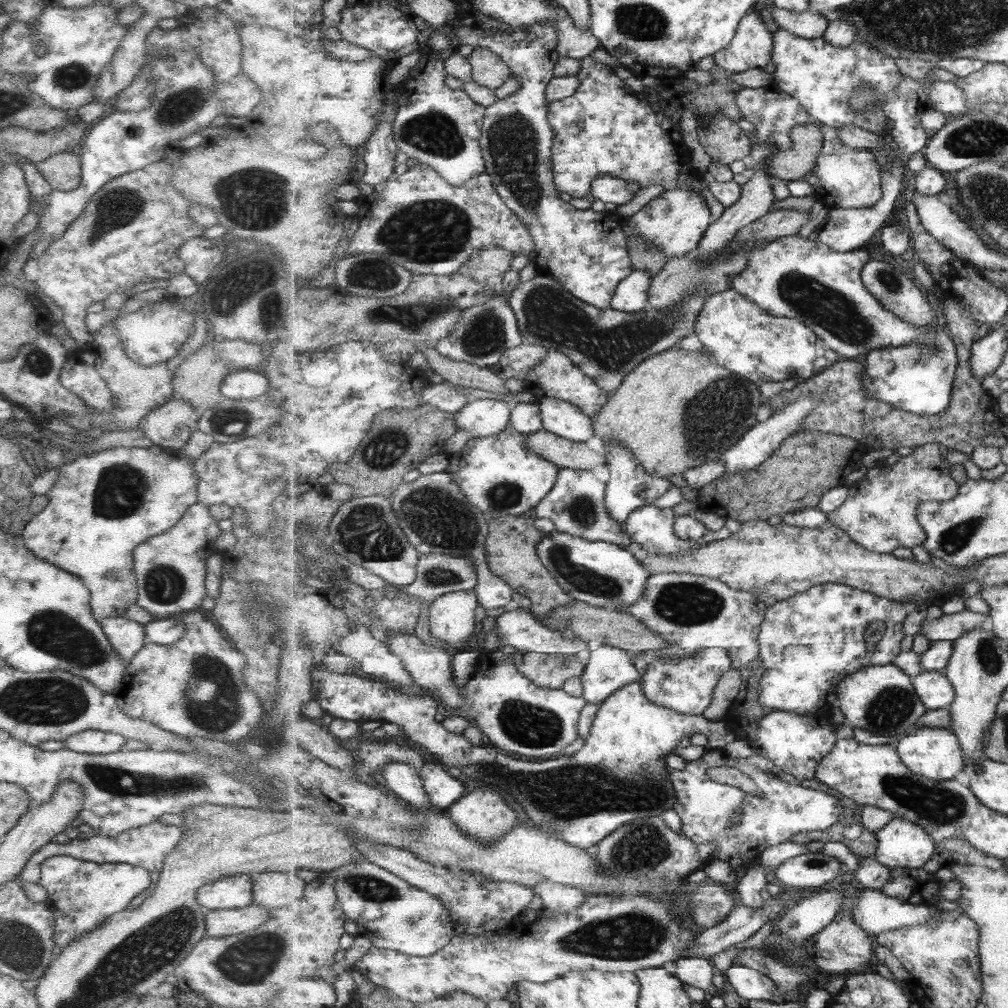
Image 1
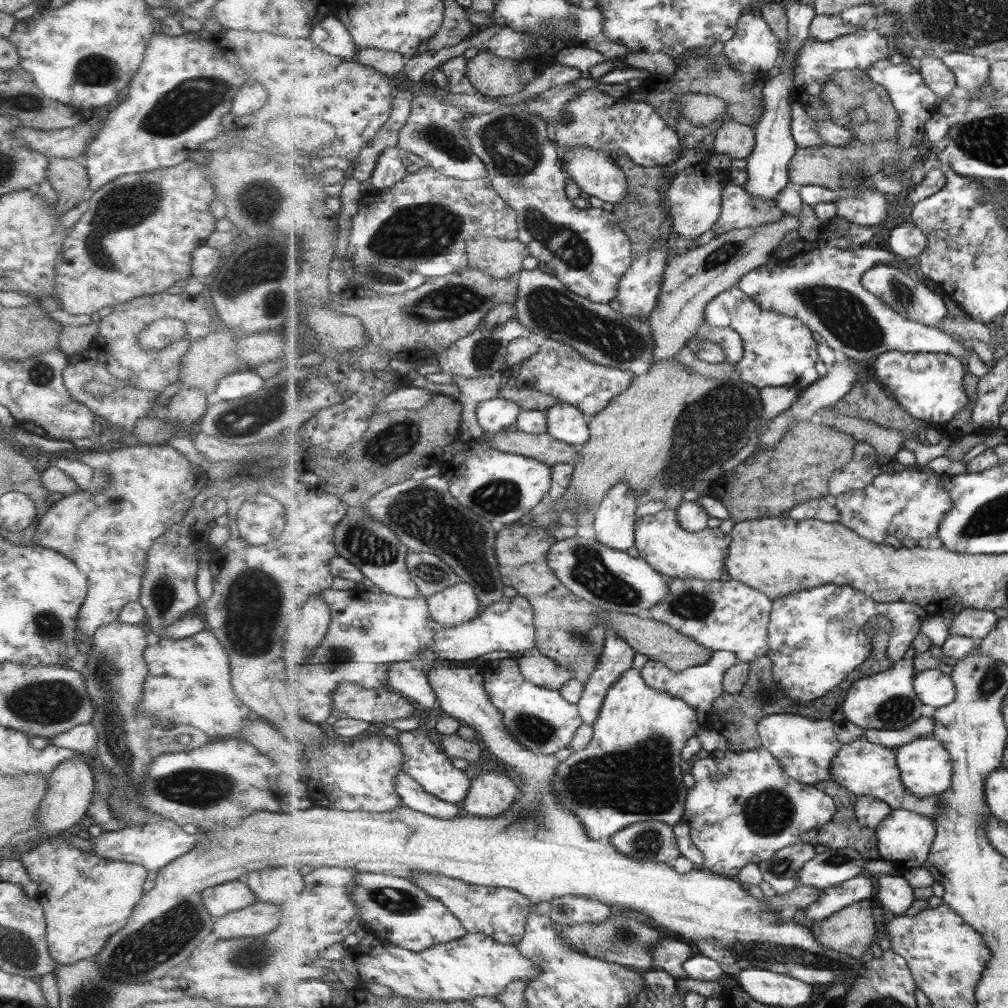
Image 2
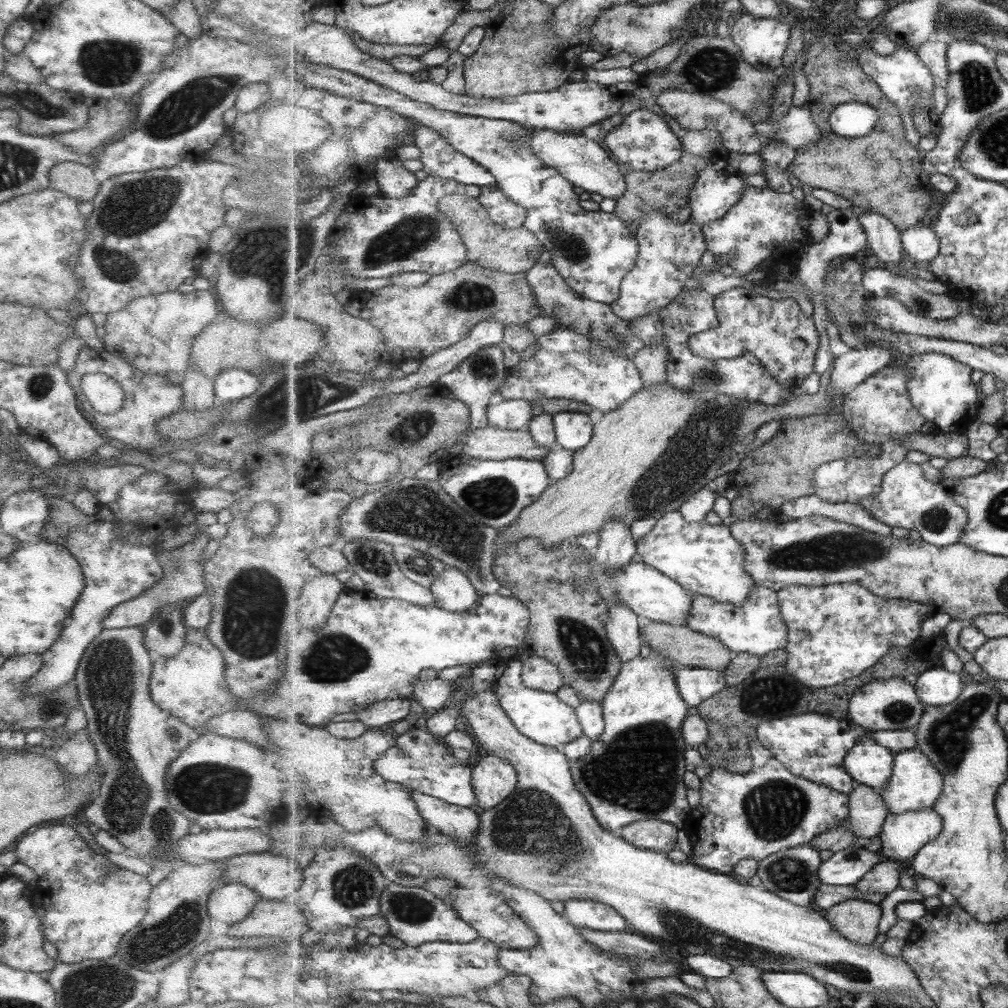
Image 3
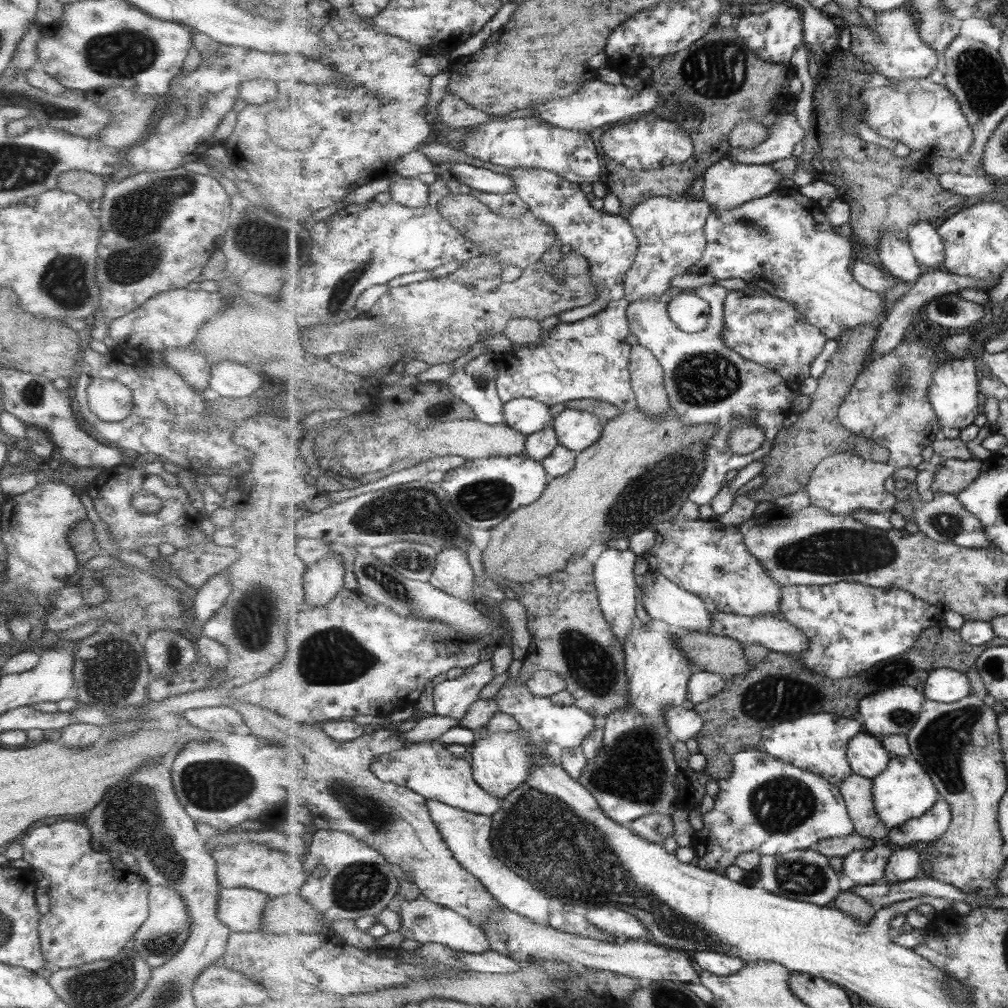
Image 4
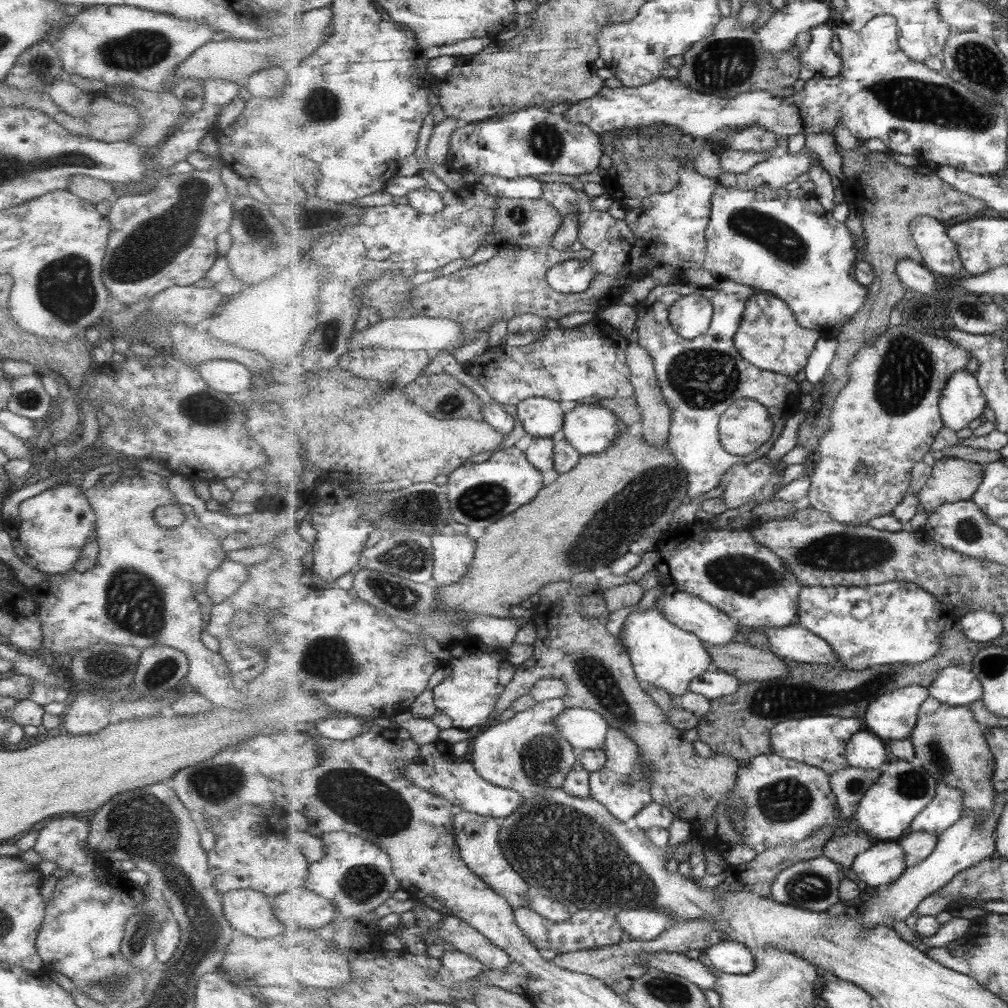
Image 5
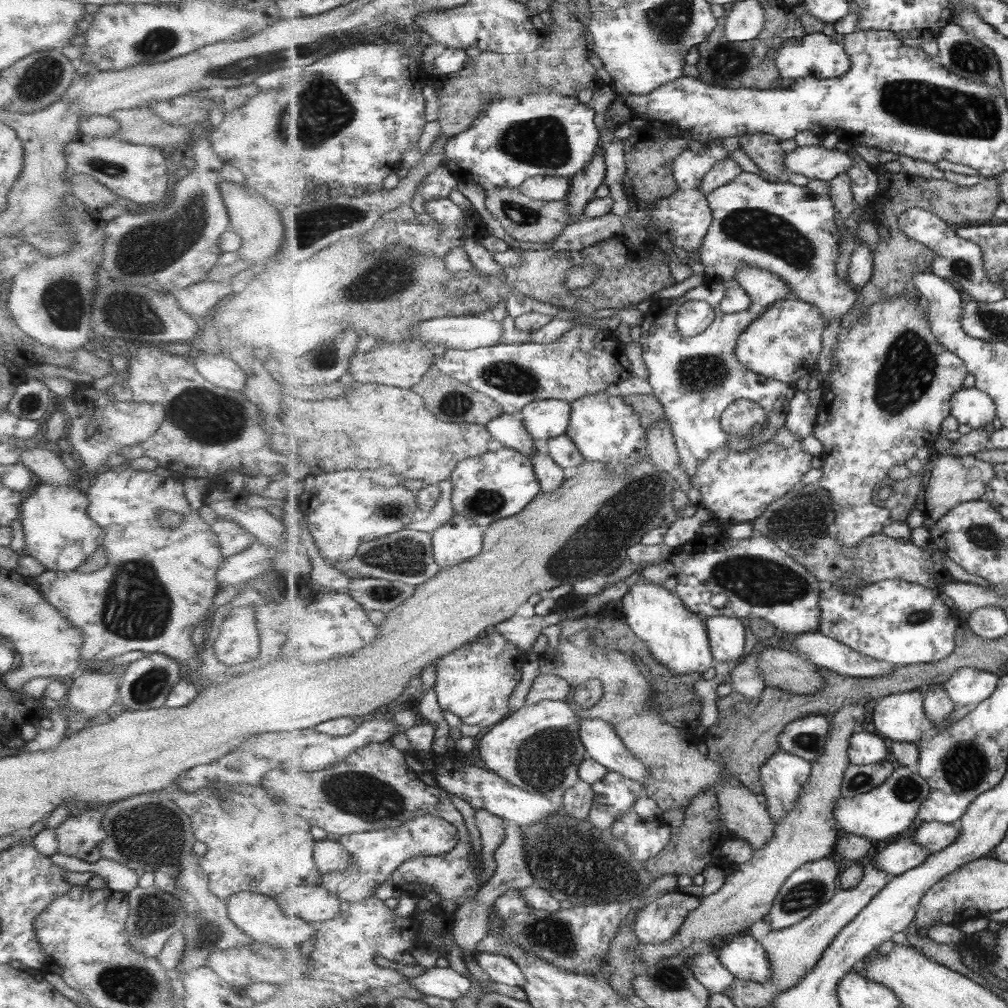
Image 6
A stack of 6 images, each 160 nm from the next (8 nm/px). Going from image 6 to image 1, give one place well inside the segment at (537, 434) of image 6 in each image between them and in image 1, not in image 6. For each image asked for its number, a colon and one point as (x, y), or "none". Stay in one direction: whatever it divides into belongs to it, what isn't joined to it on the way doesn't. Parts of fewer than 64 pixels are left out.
1: (481, 418)
2: (495, 415)
3: (510, 414)
4: (528, 416)
5: (540, 417)

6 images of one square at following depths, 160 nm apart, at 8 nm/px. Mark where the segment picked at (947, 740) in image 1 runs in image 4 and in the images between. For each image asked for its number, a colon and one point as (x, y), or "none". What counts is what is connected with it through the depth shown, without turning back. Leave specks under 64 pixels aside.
2: (927, 769)
3: (917, 784)
4: (906, 790)

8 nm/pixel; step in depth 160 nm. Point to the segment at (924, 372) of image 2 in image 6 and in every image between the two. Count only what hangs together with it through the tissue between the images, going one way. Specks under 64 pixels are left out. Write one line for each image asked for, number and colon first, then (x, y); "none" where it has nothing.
3: (942, 390)
4: (954, 392)
5: (963, 401)
6: (972, 406)

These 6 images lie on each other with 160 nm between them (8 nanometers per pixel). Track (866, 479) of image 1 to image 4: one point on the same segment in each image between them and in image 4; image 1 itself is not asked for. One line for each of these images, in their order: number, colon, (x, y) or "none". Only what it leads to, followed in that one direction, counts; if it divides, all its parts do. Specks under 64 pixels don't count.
2: (908, 502)
3: (908, 500)
4: (945, 519)

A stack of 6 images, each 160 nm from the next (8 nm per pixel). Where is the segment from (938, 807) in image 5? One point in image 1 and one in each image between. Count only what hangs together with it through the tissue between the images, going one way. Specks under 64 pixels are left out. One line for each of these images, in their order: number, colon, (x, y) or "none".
1: (901, 843)
2: (905, 838)
3: (905, 834)
4: (926, 829)

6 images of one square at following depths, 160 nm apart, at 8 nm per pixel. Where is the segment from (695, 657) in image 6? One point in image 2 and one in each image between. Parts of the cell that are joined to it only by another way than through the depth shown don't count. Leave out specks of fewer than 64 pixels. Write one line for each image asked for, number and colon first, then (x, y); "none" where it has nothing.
2: (631, 773)
3: (635, 772)
4: (635, 774)
5: (664, 655)

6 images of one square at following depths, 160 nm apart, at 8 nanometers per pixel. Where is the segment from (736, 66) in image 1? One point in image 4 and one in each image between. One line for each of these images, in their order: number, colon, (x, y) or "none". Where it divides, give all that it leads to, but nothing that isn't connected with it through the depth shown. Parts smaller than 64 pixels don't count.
2: (755, 48)
3: (764, 41)
4: (777, 34)

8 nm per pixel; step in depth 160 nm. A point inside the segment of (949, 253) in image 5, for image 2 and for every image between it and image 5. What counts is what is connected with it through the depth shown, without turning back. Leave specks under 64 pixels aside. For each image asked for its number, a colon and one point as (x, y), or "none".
2: (906, 240)
3: (921, 242)
4: (927, 244)

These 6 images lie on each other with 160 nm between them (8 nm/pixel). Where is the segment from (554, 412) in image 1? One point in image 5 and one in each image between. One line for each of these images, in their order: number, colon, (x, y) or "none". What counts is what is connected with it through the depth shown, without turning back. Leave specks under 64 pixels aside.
2: (568, 423)
3: (574, 430)
4: (578, 430)
5: (591, 429)

